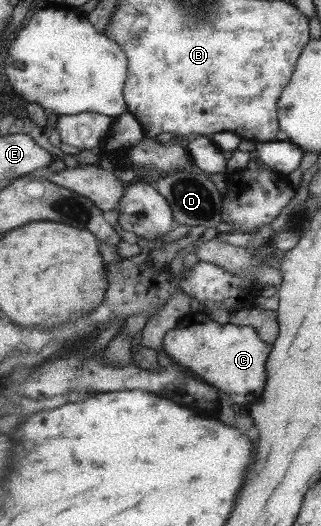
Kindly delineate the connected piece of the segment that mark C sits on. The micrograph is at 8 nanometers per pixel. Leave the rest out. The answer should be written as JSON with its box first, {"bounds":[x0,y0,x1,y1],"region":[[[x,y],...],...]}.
{"bounds":[162,322,271,406],"region":[[[202,322],[202,324],[193,323],[183,328],[173,327],[168,330],[162,338],[162,350],[172,358],[173,362],[178,362],[185,370],[193,374],[198,374],[204,382],[210,386],[222,390],[228,394],[229,399],[242,406],[244,403],[257,400],[266,384],[266,362],[267,356],[271,352],[271,344],[259,339],[258,333],[251,326],[240,326],[230,322],[218,324],[216,322]]]}

